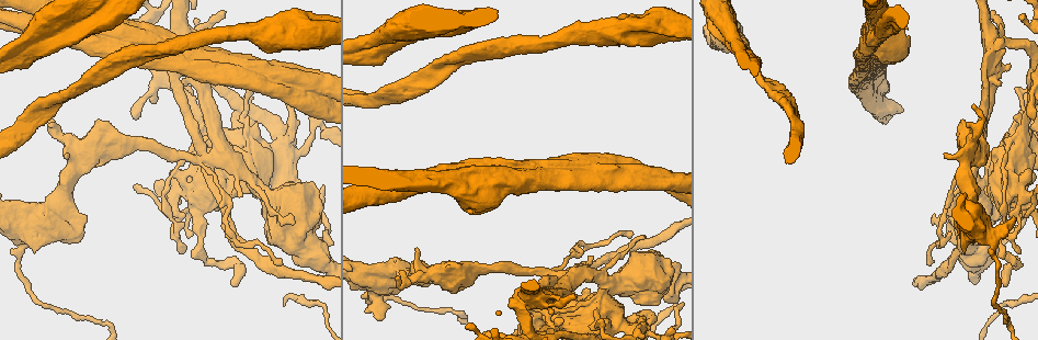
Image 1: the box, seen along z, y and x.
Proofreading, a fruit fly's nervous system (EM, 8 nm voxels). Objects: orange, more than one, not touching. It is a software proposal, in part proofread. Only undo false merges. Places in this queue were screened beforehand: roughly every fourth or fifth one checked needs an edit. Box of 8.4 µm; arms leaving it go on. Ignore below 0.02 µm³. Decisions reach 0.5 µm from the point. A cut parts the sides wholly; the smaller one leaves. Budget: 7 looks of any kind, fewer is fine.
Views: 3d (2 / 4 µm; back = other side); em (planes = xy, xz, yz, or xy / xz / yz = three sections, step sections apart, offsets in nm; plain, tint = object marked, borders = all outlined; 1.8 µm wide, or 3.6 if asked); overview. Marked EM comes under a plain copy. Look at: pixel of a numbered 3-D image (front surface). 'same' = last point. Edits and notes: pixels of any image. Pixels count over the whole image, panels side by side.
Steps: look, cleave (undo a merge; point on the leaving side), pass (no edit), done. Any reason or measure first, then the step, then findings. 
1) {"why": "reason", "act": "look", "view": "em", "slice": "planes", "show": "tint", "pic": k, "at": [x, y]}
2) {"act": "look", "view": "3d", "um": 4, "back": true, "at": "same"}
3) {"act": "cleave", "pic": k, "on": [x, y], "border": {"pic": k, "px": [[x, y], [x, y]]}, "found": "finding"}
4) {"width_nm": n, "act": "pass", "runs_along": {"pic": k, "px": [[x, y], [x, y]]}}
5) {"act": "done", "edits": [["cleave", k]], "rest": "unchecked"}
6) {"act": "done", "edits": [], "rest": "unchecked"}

{"why": "calibre changes", "act": "look", "view": "em", "um": 3.6, "slice": "xy", "step": 8, "show": "tint", "pic": 1, "at": [456, 25]}

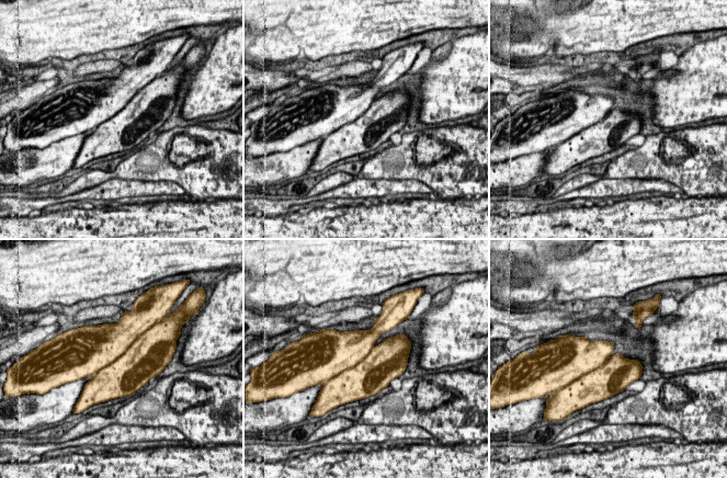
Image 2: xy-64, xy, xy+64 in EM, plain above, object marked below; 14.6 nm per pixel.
{"why": "cut it another way", "act": "look", "view": "em", "um": 3.6, "slice": "planes", "show": "borders", "at": "same"}

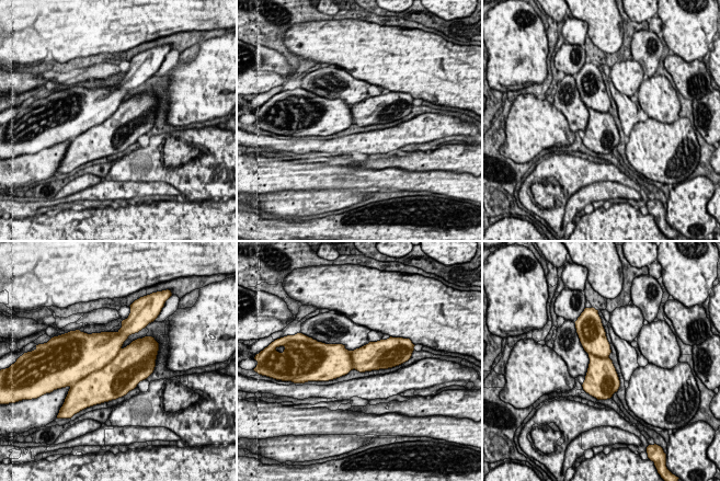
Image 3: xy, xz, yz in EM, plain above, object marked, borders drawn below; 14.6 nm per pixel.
{"act": "cleave", "pic": 3, "on": [91, 355], "border": {"pic": 3, "px": [[122, 348], [104, 366], [80, 380]]}, "found": "two neurons meet here"}

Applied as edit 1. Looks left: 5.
{"act": "look", "view": "overview"}

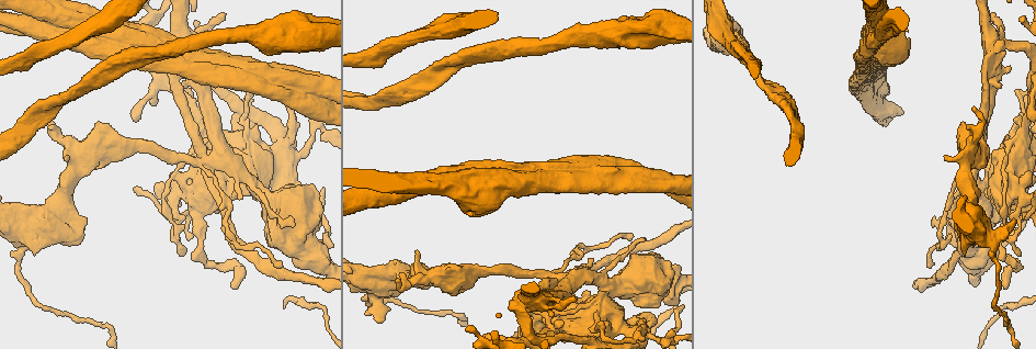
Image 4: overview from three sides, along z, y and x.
{"why": "thick turns thin", "act": "look", "view": "em", "um": 3.6, "slice": "planes", "show": "tint", "pic": 4, "at": [46, 233]}

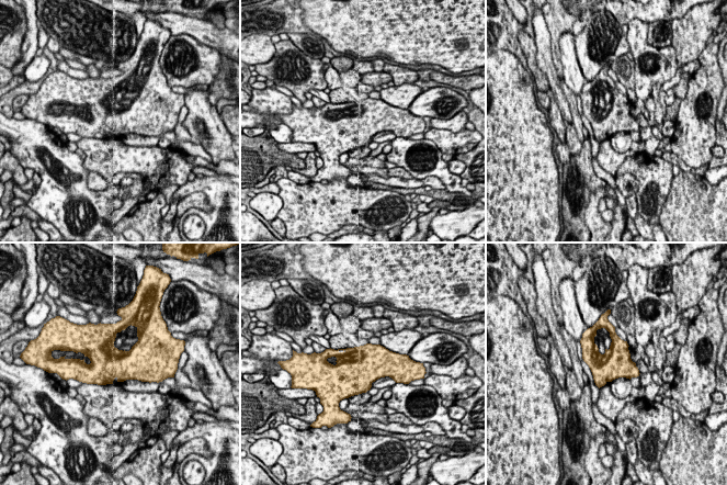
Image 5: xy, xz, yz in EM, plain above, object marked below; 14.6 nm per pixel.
{"width_nm": 460, "act": "pass", "found": "all the same neuron"}

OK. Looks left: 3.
{"why": "looks like a crossing", "act": "look", "view": "3d", "um": 2, "pic": 4, "at": [563, 275]}

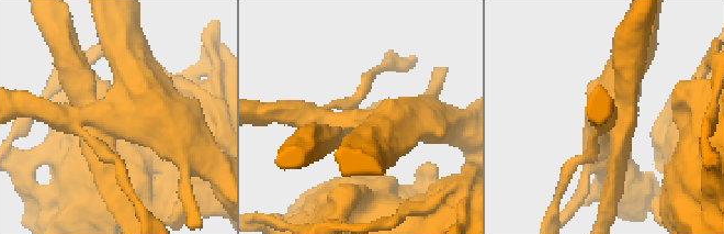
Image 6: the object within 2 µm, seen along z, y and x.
{"act": "look", "view": "em", "um": 3.6, "slice": "planes", "show": "tint", "pic": 6, "at": [355, 121]}

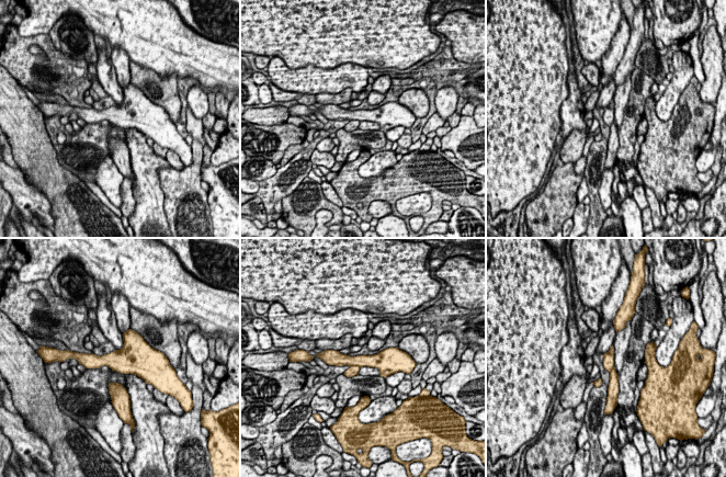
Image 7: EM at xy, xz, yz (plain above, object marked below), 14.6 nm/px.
{"width_nm": 160, "act": "cleave", "pic": 7, "on": [353, 370], "border": {"pic": 7, "px": [[349, 365], [361, 366]]}, "found": "two neurons meet here"}

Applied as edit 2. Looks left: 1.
{"act": "done", "edits": [["cleave", 3], ["cleave", 7]], "rest": "unchecked"}

